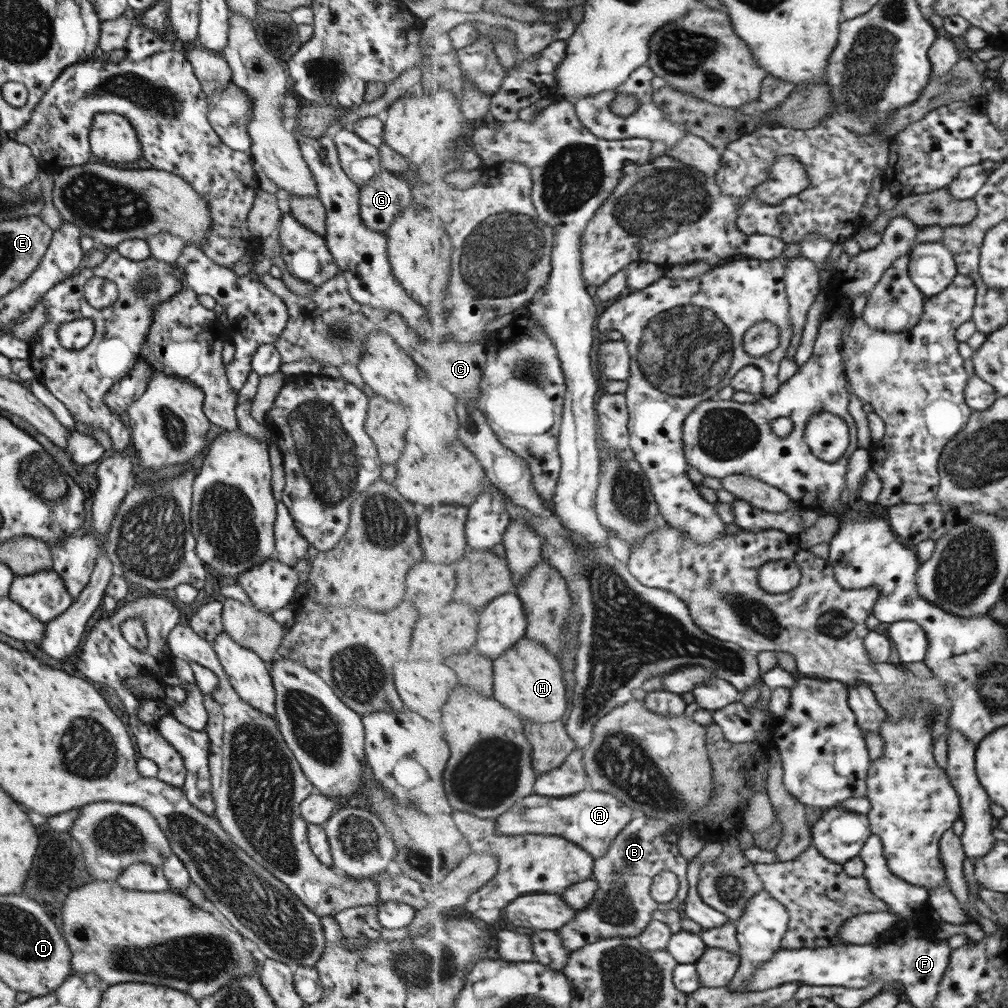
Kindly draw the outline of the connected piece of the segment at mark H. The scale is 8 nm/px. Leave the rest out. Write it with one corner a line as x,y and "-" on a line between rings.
529,637
522,638
519,644
494,659
493,698
518,712
526,721
550,723
564,720
571,709
570,690
566,686
564,673
560,660
546,644

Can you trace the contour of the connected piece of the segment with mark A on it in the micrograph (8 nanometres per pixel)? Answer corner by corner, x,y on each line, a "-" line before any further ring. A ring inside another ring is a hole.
590,789
568,797
529,795
511,807
511,811
505,812
494,821
497,824
497,832
507,836
543,833
565,836
567,840
593,854
595,860
599,860
635,816
635,810
616,796

